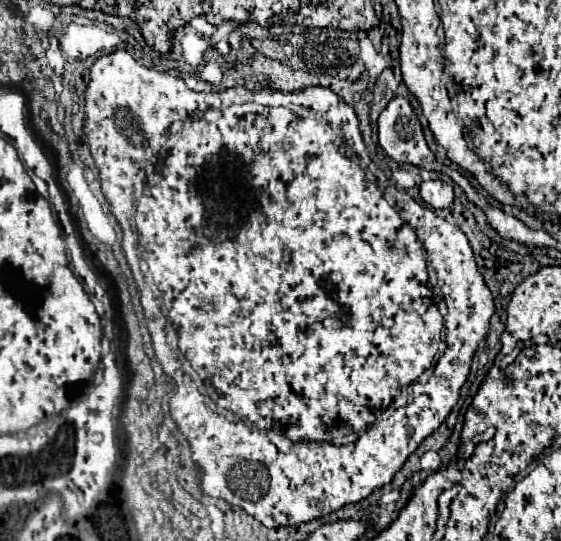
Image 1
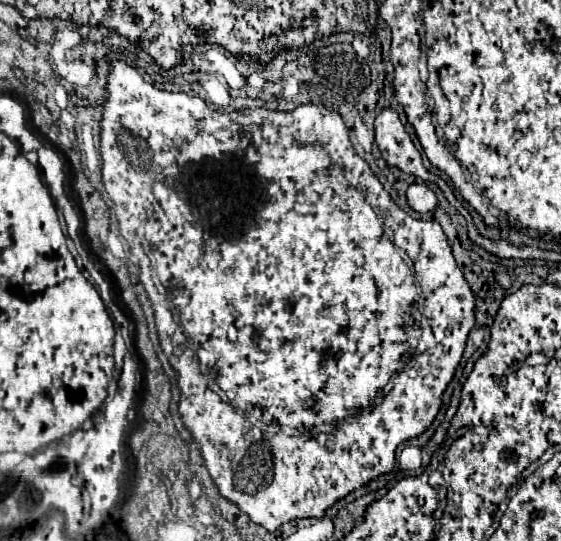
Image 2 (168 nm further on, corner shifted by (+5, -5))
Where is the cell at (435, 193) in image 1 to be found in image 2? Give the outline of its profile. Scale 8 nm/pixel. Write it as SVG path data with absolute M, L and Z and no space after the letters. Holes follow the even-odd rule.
M411 184L407 188L407 204L419 212L419 214L425 214L425 212L431 212L435 206L437 206L437 198L435 194L427 188L427 184Z

